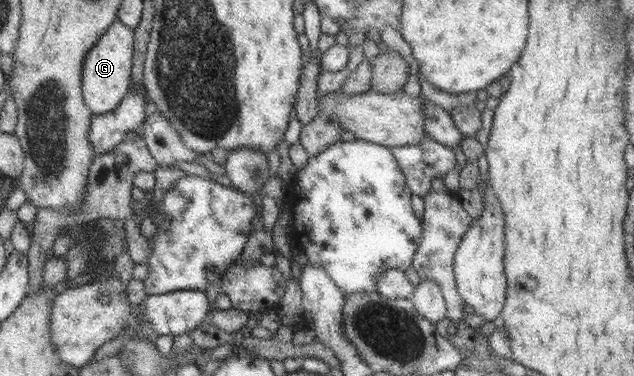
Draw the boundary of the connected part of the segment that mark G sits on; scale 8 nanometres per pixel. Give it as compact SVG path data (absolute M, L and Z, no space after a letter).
M115 19L108 29L97 39L97 42L87 51L83 59L81 73L81 95L83 103L89 109L92 116L99 116L113 111L121 99L125 97L125 93L130 90L131 79L130 70L132 67L132 56L134 51L134 32L128 26L123 26L121 21Z

